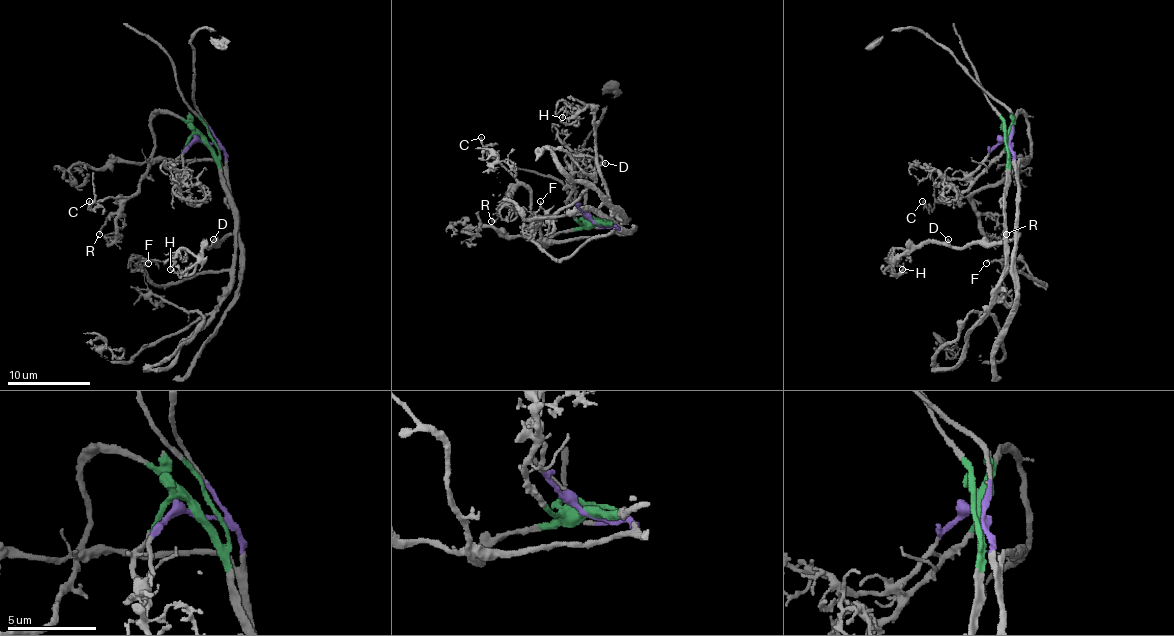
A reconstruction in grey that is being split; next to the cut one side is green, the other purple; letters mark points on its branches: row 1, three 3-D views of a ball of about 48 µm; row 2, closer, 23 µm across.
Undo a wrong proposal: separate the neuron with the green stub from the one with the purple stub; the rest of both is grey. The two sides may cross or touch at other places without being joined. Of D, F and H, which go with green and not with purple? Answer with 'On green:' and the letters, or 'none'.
On green: F

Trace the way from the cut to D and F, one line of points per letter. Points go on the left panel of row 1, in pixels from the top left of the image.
D: (205, 141), (215, 143), (225, 157), (227, 188), (236, 213), (234, 234), (209, 249), (213, 238)
F: (205, 141), (234, 215), (234, 263), (161, 284), (140, 263), (153, 259), (149, 263)

